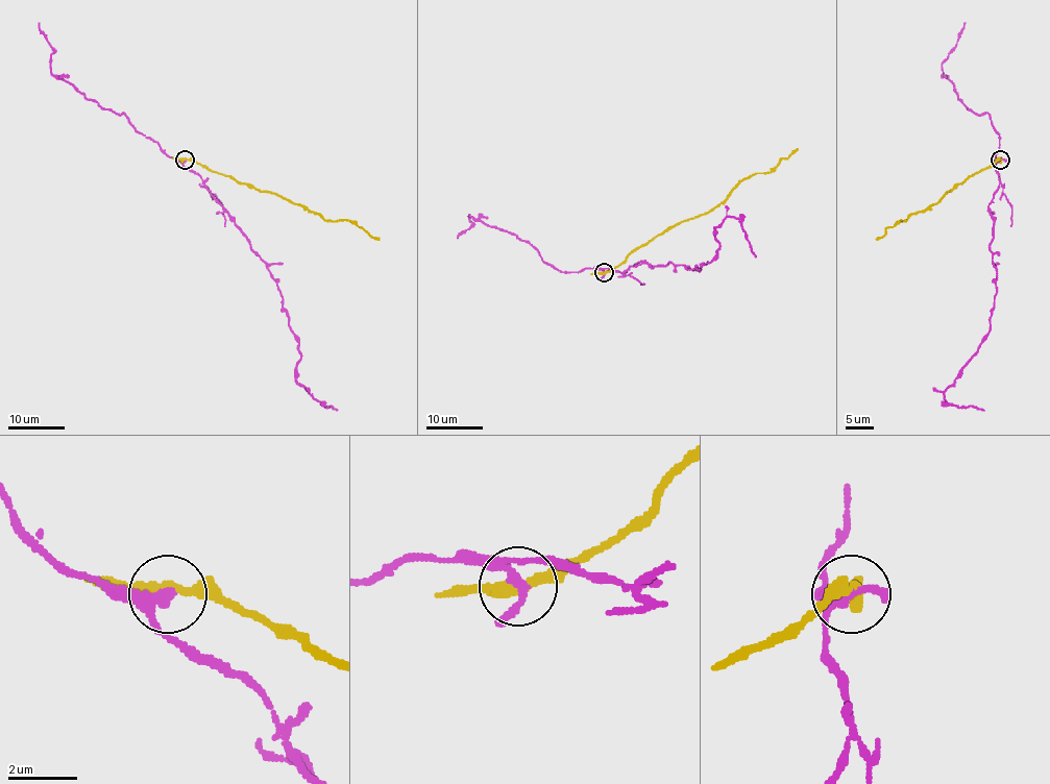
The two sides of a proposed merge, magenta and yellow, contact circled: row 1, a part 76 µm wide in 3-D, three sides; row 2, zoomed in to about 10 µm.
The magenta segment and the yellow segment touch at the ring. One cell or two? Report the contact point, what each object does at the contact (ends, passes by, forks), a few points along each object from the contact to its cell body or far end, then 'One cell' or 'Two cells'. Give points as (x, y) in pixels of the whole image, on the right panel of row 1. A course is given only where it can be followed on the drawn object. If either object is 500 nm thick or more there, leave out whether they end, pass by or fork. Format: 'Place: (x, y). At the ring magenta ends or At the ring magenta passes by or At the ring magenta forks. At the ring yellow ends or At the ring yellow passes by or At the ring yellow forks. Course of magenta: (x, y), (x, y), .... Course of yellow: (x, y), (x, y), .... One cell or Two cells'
Place: (1000, 160). At the ring magenta forks. At the ring yellow passes by. Course of magenta: (1000, 161), (1000, 180), (989, 206), (996, 269), (989, 333), (944, 393), (948, 402), (984, 410). Course of yellow: (1000, 158), (969, 176), (924, 211), (914, 213), (905, 221), (900, 220), (876, 239). Two cells

